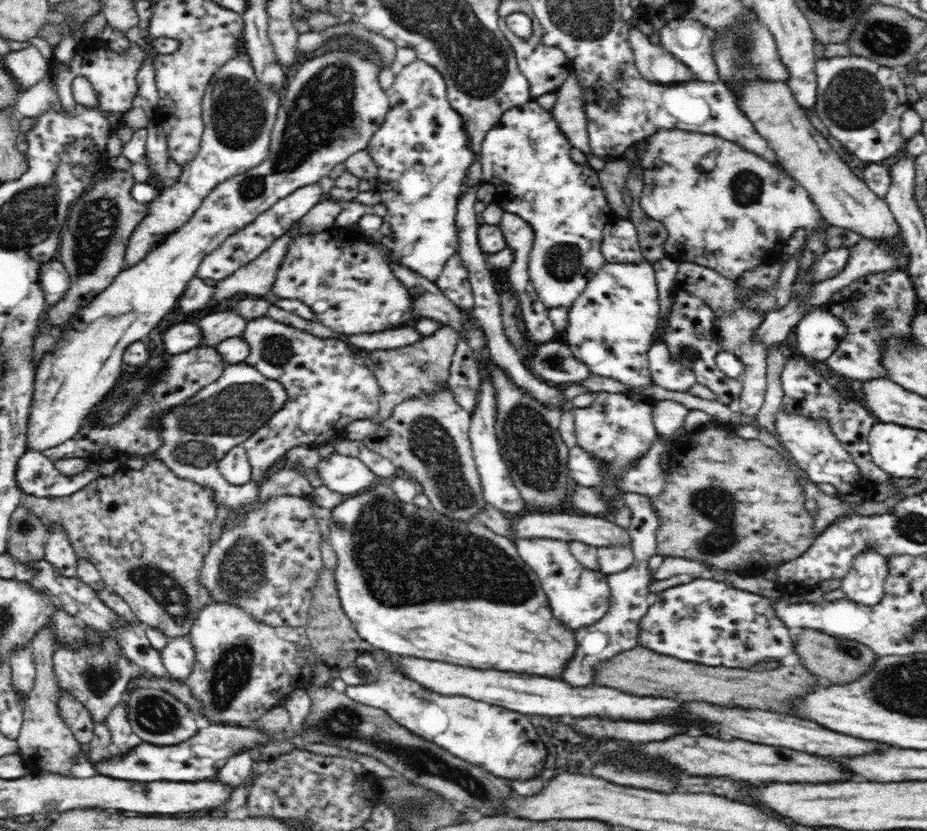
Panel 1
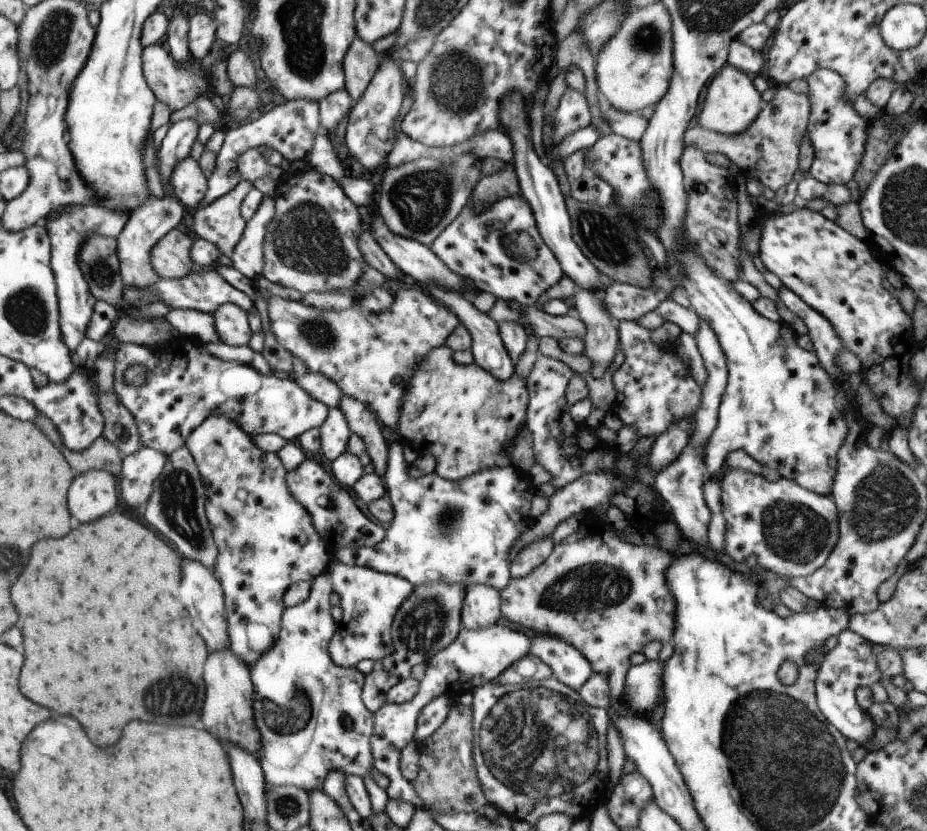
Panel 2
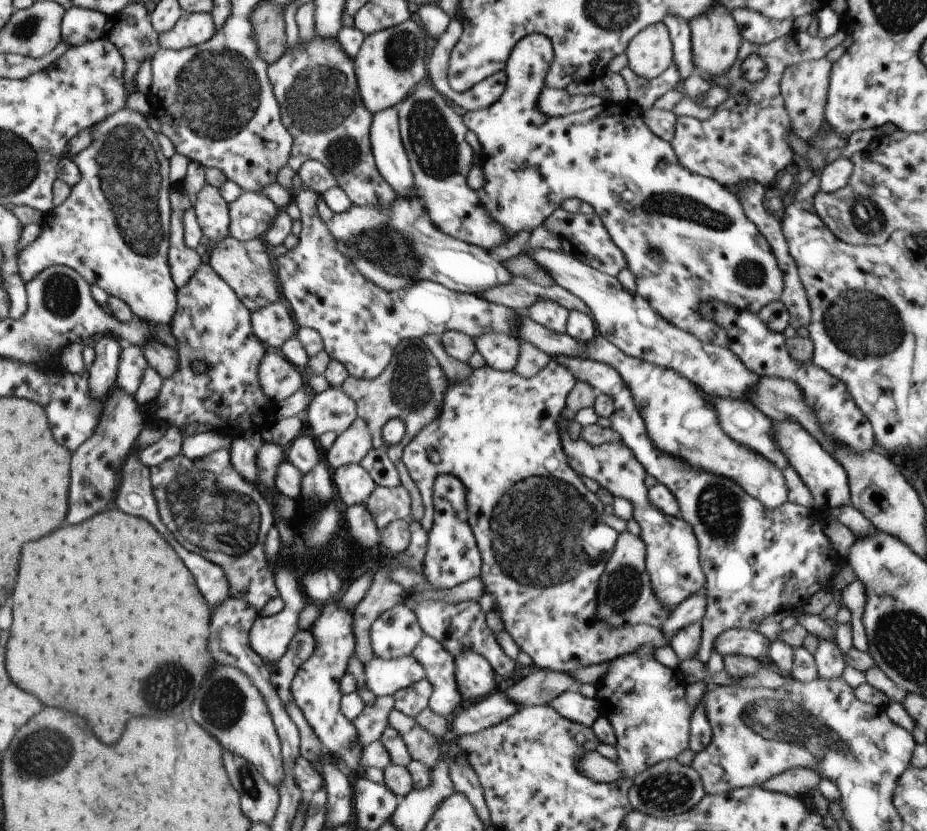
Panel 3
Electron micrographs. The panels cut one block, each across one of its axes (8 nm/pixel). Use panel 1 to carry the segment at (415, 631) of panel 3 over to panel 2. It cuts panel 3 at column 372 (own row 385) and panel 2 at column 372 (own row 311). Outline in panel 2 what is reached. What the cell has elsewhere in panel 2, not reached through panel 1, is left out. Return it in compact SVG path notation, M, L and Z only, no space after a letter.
M331 562L325 572L332 590L339 596L341 620L328 644L328 653L340 667L355 667L359 660L369 659L378 663L393 652L390 626L401 602L413 592L413 585L399 576L377 572L369 567L345 566L342 562Z

